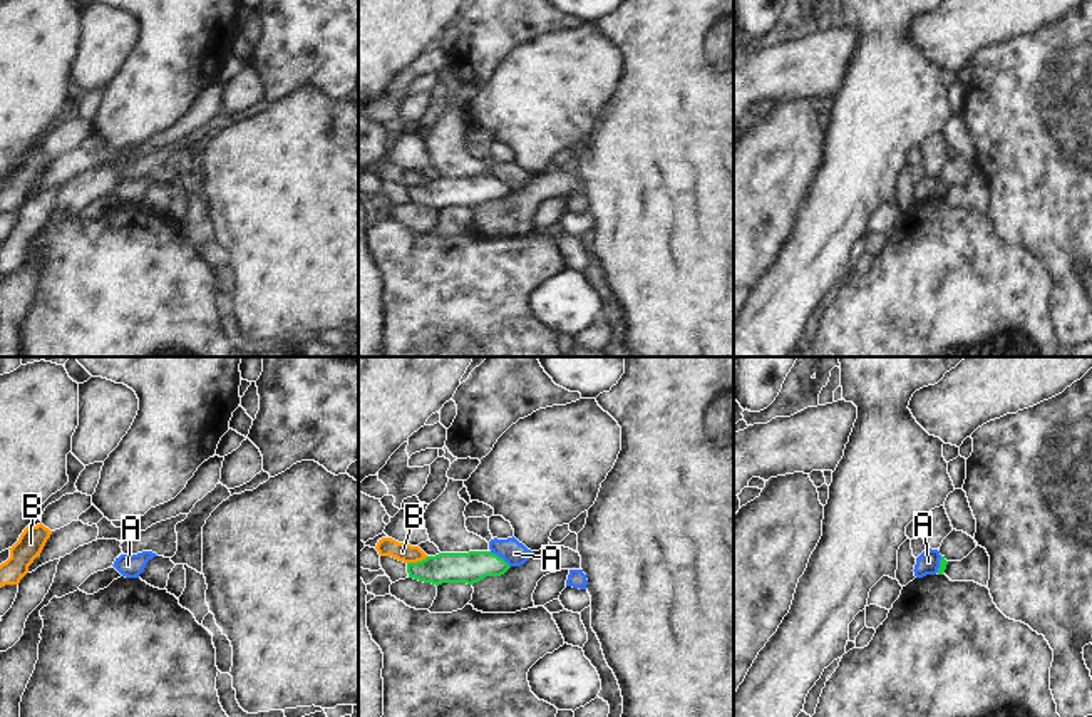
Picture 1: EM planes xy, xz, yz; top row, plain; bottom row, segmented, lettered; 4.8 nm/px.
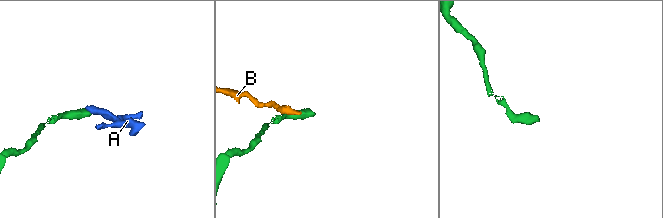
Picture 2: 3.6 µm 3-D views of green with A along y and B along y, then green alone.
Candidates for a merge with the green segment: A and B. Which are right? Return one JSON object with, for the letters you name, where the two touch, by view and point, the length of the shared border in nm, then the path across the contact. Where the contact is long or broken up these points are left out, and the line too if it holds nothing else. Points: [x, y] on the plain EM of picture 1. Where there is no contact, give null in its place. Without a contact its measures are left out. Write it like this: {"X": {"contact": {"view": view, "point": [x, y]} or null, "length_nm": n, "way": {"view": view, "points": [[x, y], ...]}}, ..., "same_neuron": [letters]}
{"same_neuron": []}

